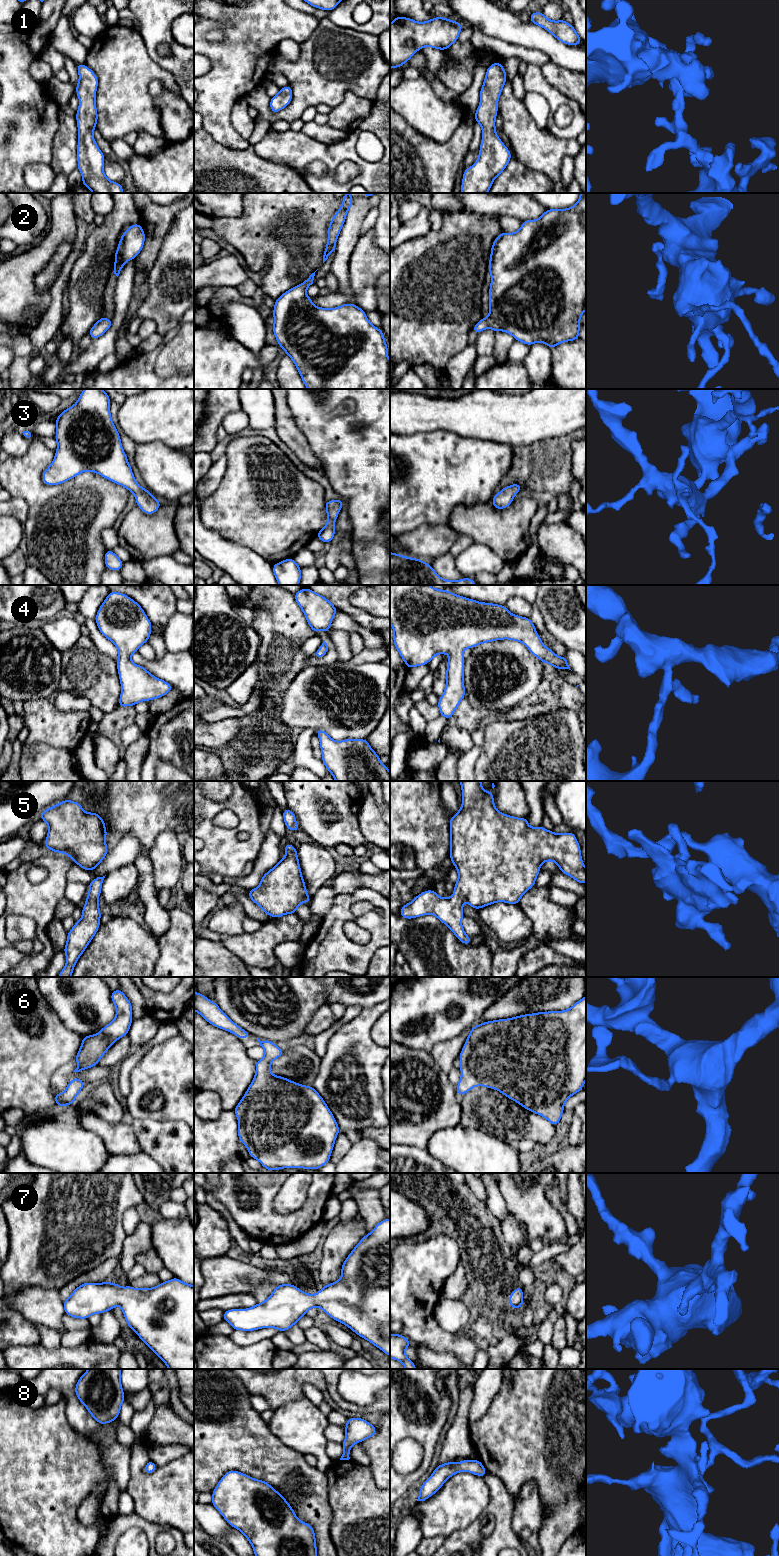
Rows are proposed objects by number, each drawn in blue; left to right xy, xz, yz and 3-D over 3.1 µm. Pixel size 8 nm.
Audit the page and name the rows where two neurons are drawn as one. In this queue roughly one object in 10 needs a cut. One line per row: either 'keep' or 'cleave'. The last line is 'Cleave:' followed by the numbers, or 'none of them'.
1: keep
2: keep
3: keep
4: keep
5: keep
6: keep
7: keep
8: keep
Cleave: none of them

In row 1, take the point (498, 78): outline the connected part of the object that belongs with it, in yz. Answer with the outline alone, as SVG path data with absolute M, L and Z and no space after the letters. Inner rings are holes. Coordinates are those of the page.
M500 62L487 67L480 104L474 115L482 128L479 157L471 167L464 169L461 193L487 193L513 156L497 136L495 127L498 99L506 80L506 71Z

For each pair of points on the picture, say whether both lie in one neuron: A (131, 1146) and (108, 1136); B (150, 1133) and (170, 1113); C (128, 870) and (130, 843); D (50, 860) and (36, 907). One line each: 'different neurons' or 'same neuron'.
A: same neuron
B: different neurons
C: different neurons
D: same neuron

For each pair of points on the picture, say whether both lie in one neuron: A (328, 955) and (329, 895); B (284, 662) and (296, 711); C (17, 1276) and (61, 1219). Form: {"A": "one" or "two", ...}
{"A": "two", "B": "two", "C": "one"}

